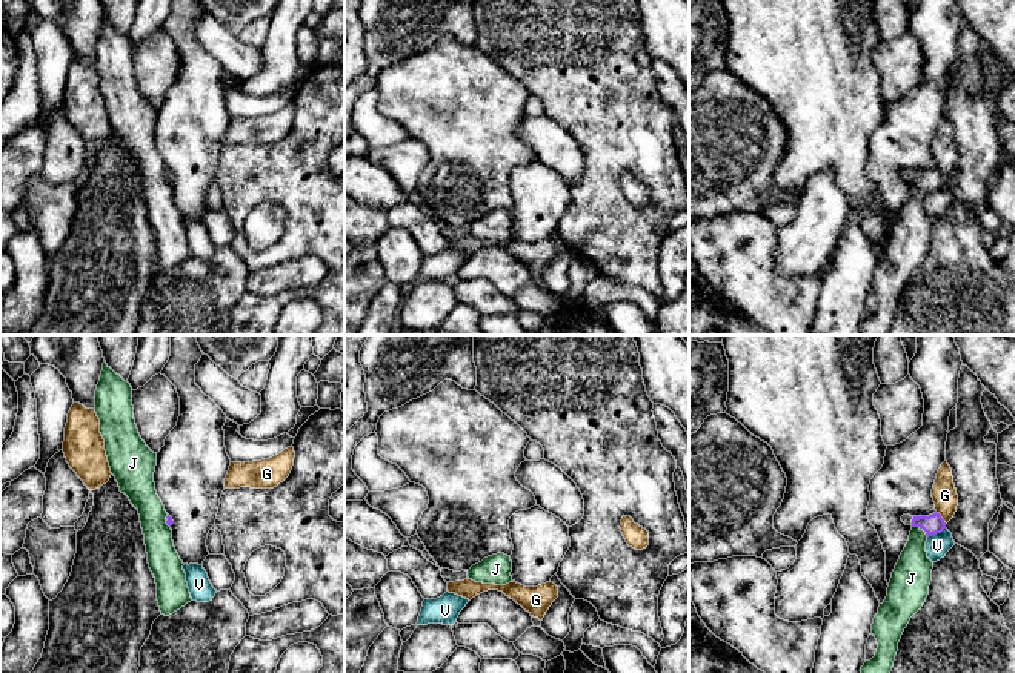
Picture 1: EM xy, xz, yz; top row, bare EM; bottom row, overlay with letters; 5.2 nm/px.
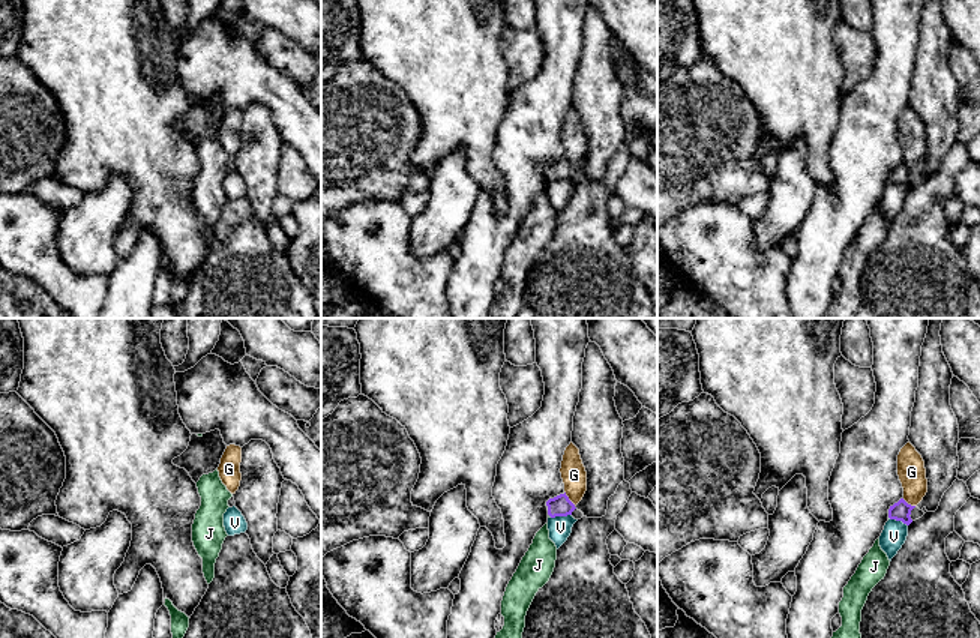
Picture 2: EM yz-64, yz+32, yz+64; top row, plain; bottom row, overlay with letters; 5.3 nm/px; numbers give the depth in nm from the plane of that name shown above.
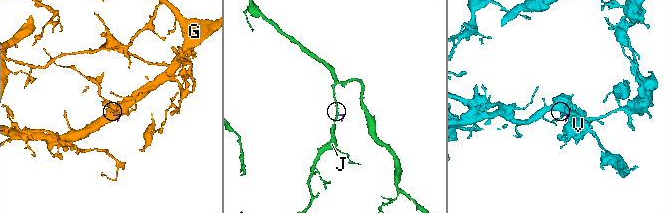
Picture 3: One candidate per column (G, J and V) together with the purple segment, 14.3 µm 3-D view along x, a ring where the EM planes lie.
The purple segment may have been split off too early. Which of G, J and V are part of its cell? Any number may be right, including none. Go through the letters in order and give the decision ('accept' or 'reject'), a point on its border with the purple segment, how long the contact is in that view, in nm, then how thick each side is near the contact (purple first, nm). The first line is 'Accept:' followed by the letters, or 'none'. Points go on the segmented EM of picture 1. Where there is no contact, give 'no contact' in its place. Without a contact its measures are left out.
Accept: none
G: reject; meets purple in yz at (940, 517); contact 90 nm long; 110 nm thick on the purple side, 130 nm on the other
J: reject; meets purple in yz at (921, 527); contact 110 nm long; 110 nm thick on the purple side, 200 nm on the other
V: reject; meets purple in yz at (935, 533); contact 110 nm long; 110 nm thick on the purple side, 120 nm on the other

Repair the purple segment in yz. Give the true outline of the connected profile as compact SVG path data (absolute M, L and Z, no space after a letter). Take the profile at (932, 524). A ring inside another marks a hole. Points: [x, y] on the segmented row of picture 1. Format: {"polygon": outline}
{"polygon": "M937 512L933 515L929 515L929 516L903 515L901 521L906 525L923 529L926 532L927 538L932 535L941 533L946 529L944 519Z"}

